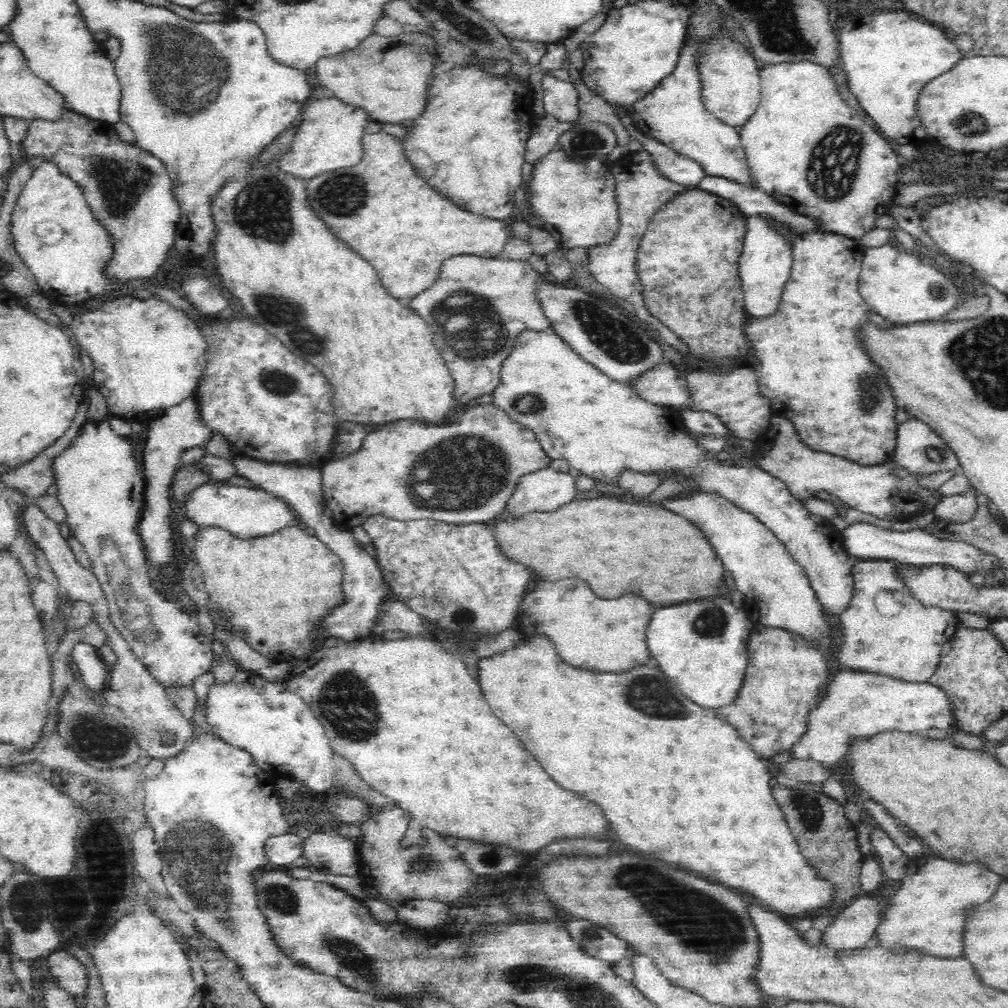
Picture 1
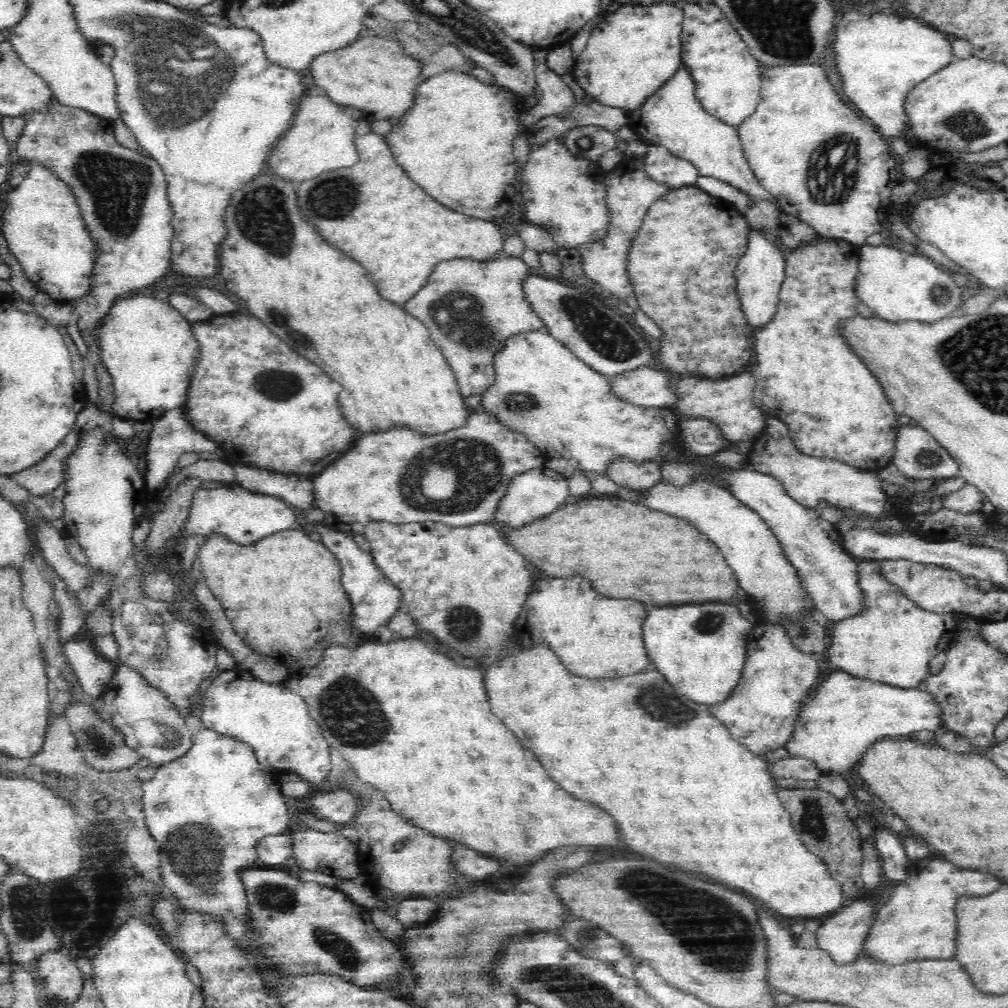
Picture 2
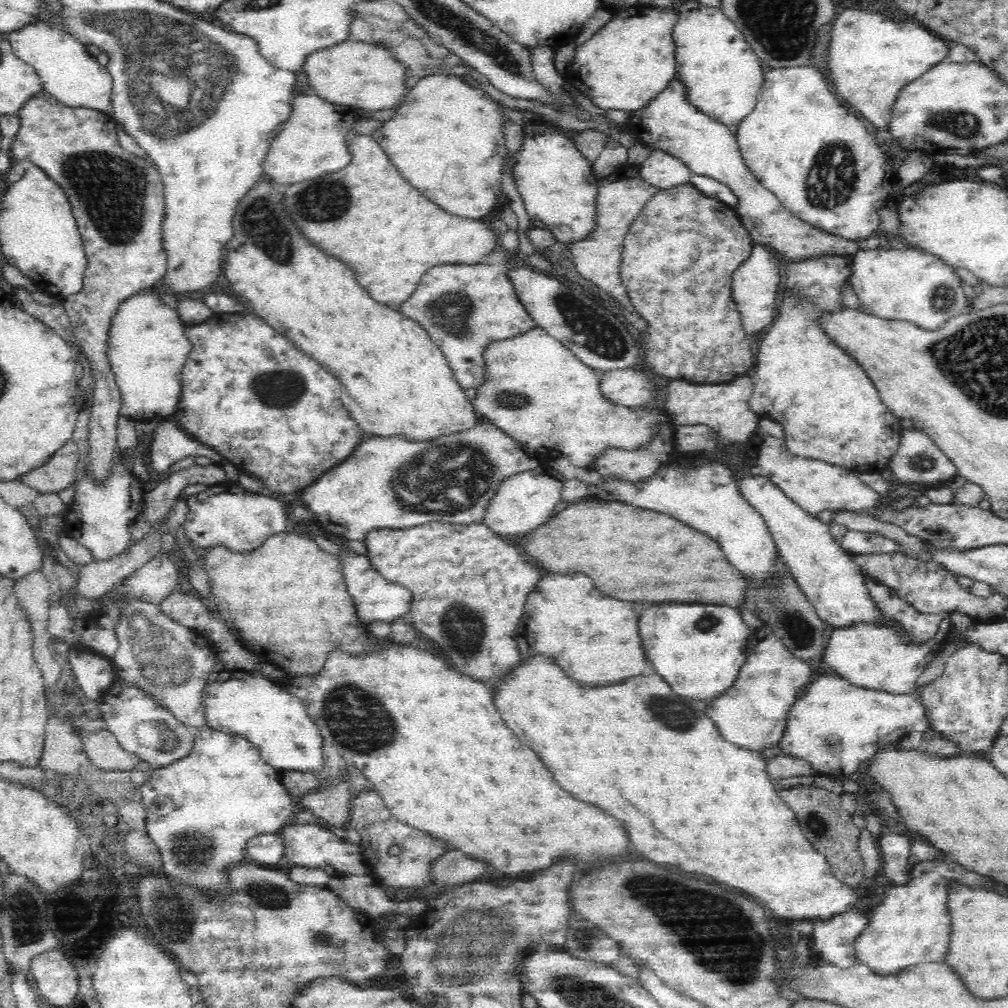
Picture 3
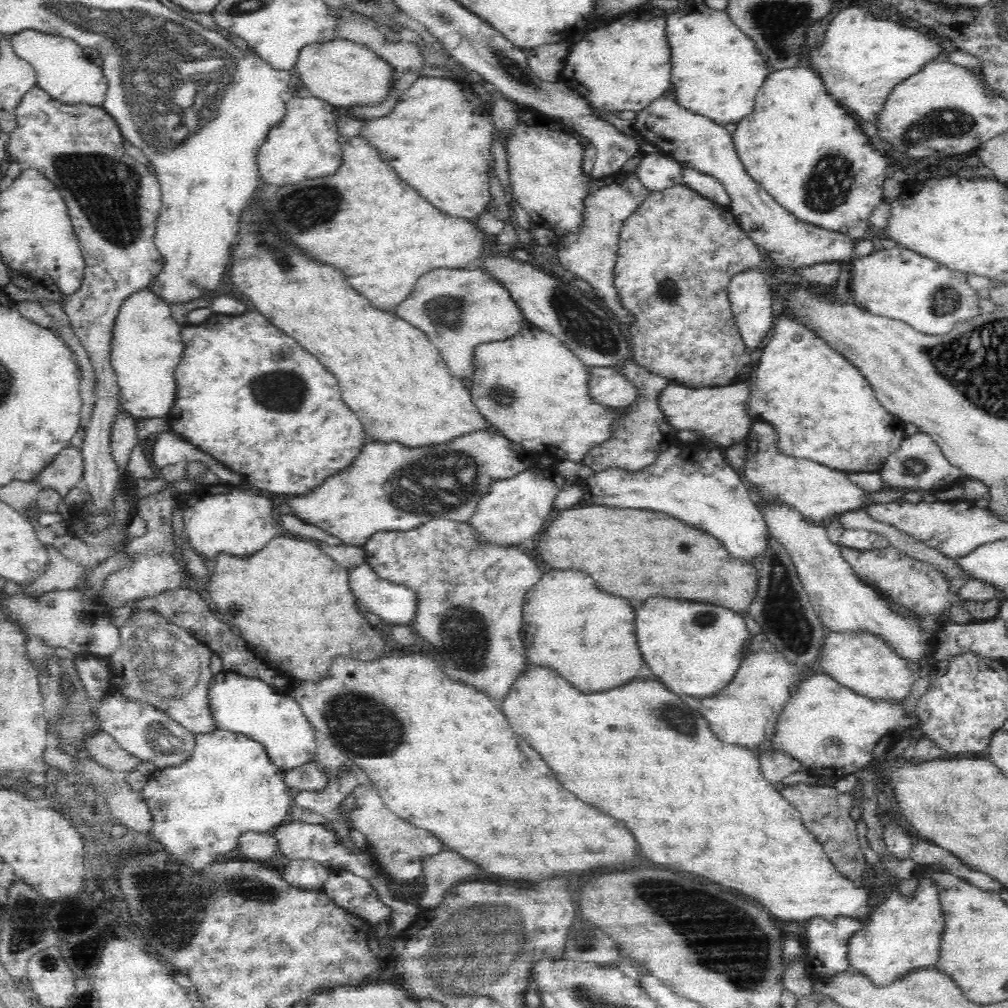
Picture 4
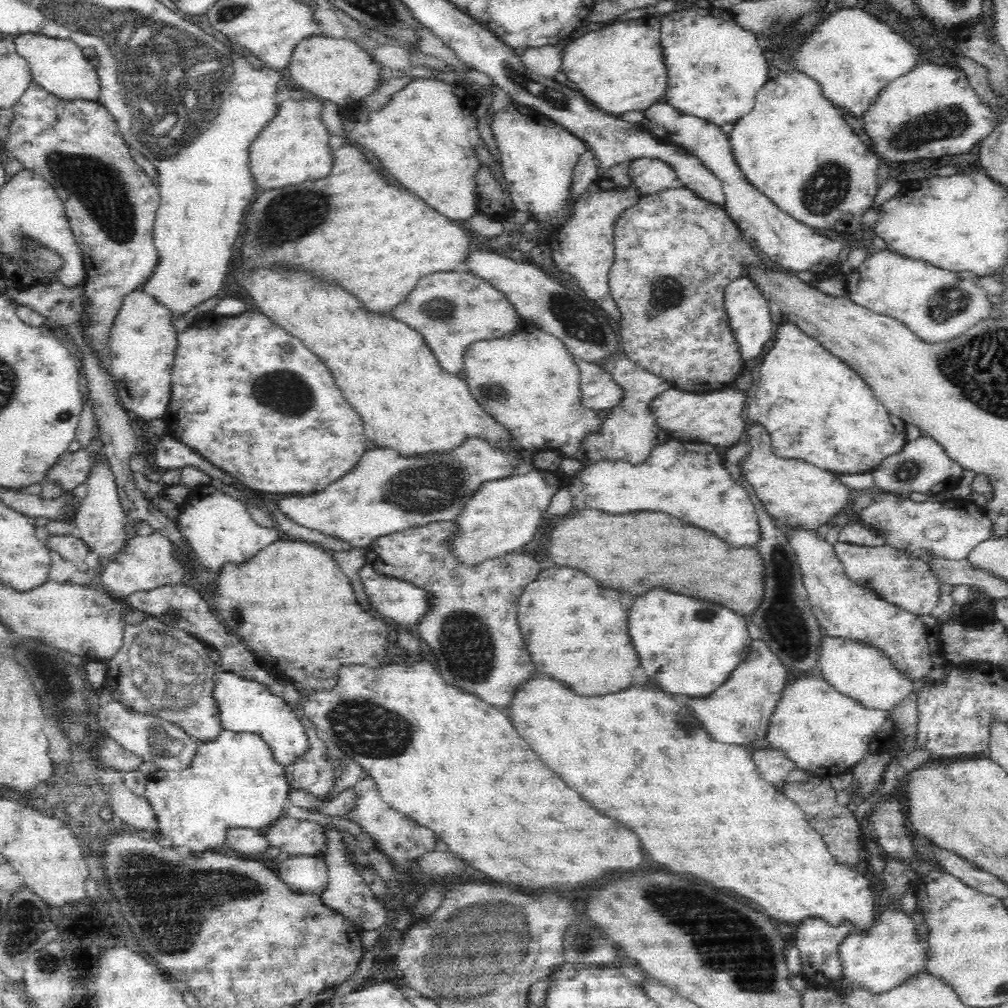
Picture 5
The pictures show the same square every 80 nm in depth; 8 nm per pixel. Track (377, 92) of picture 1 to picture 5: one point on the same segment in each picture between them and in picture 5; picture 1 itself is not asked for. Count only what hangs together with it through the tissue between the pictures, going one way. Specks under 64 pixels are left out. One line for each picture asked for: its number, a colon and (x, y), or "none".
2: (374, 74)
3: (365, 75)
4: (345, 74)
5: (340, 70)

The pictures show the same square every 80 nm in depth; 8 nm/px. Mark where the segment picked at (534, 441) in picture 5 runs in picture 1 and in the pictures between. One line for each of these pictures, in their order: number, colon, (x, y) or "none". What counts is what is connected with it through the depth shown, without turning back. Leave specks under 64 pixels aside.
1: (602, 427)
2: (568, 410)
3: (538, 391)
4: (535, 391)

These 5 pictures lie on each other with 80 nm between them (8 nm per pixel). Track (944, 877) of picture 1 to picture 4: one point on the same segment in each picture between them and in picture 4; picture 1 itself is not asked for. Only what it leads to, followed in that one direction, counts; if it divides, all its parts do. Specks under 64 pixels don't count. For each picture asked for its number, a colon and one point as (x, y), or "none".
2: (919, 920)
3: (912, 925)
4: (903, 932)

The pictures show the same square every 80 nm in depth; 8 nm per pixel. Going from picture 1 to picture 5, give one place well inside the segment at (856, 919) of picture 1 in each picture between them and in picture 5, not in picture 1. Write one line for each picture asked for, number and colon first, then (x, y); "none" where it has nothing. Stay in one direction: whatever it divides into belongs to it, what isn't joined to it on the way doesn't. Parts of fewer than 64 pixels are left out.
2: (843, 935)
3: (834, 939)
4: (825, 943)
5: (819, 943)

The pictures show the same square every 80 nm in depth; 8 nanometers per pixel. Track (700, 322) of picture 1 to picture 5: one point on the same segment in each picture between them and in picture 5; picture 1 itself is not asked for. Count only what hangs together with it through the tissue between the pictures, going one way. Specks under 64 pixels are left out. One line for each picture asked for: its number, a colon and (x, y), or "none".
2: (682, 262)
3: (679, 257)
4: (677, 253)
5: (675, 252)

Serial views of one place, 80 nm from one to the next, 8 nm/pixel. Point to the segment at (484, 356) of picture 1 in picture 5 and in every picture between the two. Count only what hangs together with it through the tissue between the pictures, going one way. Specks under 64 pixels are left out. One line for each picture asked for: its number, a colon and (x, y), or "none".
2: (478, 304)
3: (465, 308)
4: (458, 309)
5: (452, 310)

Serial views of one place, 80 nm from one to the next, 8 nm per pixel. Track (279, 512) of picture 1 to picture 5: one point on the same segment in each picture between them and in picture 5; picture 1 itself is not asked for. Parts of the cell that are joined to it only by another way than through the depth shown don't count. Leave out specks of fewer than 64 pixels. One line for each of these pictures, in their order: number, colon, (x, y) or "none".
2: (243, 516)
3: (242, 520)
4: (239, 523)
5: (218, 528)

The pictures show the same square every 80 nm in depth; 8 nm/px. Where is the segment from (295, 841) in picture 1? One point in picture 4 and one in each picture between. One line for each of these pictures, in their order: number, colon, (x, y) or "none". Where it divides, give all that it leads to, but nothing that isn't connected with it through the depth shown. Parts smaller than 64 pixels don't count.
2: (273, 850)
3: (265, 850)
4: (254, 846)

